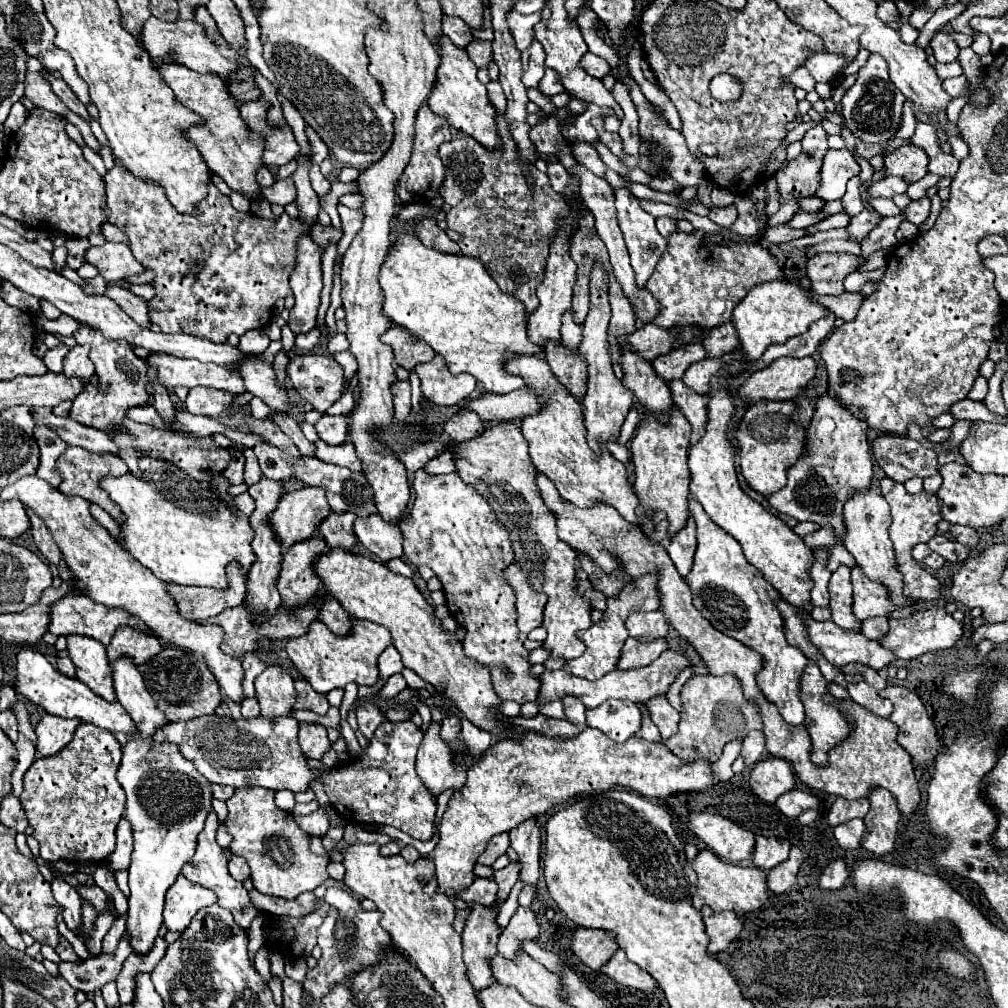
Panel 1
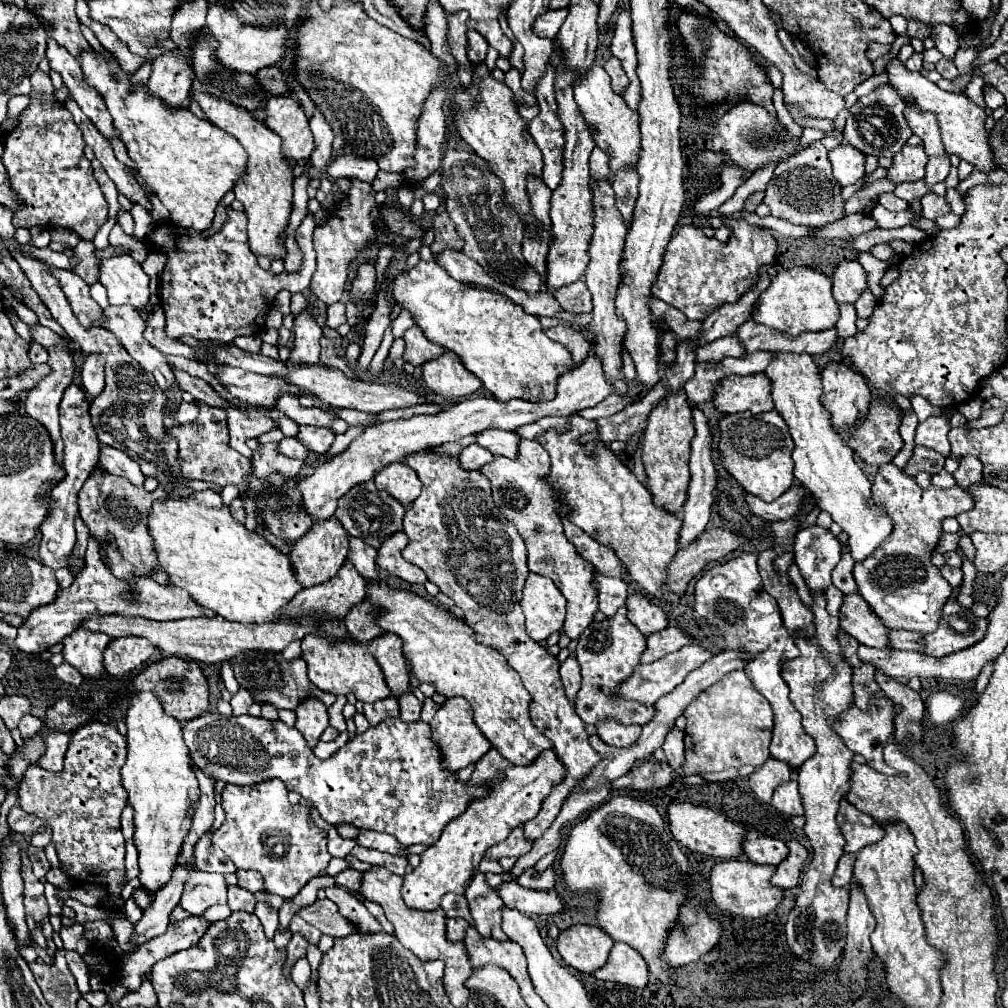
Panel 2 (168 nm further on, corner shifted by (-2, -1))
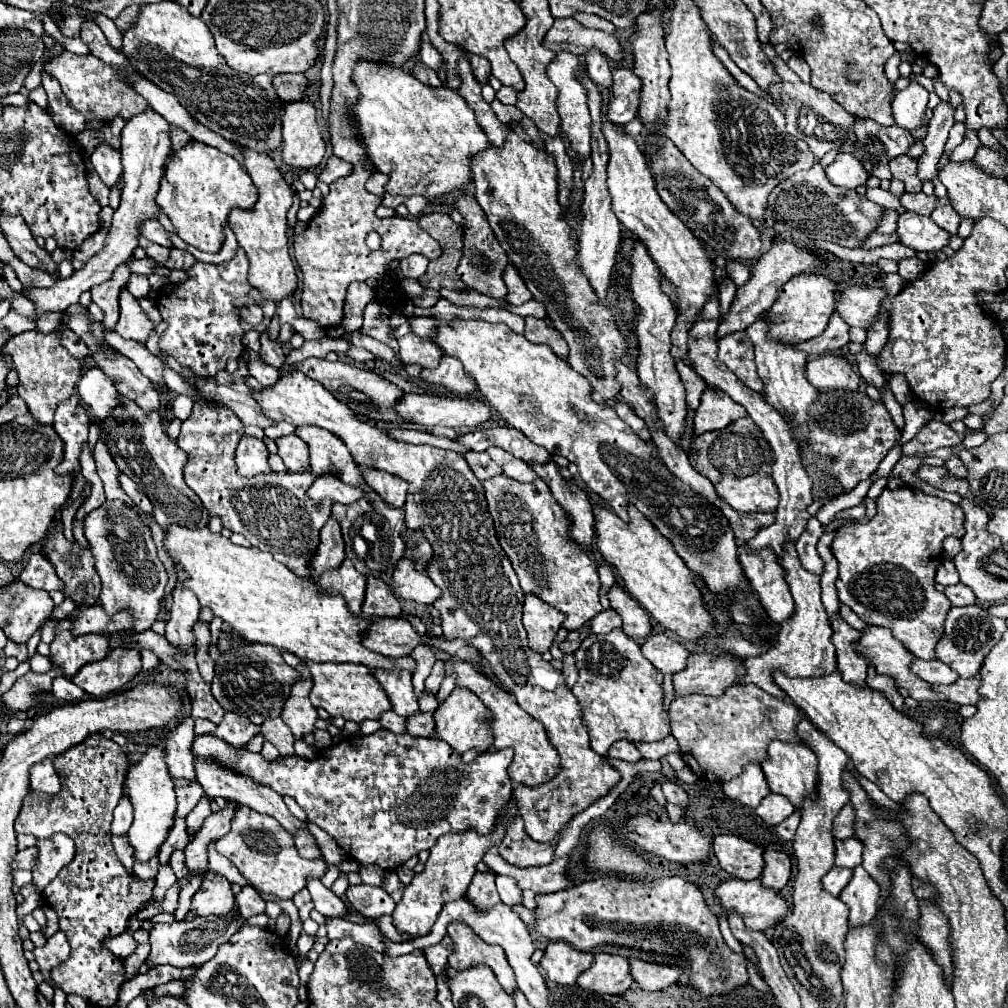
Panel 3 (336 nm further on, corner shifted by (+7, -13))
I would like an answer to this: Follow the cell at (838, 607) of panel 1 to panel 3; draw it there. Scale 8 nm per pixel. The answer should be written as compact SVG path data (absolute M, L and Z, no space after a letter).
M867 625L861 631L861 637L855 643L855 651L859 651L859 655L863 655L863 659L871 665L875 665L875 669L883 675L893 677L893 681L897 683L897 687L903 687L909 691L909 697L913 697L915 701L939 701L943 699L943 695L935 695L935 691L931 691L931 685L923 679L919 679L915 673L909 671L909 663L911 659L915 659L897 639L893 639L891 631L883 629L883 627L875 627L875 625Z

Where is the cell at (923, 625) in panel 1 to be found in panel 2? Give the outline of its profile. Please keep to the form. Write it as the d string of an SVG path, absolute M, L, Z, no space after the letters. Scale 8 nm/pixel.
M948 599L938 629L924 637L924 653L932 657L952 655L976 645L978 639L984 639L986 629L988 619L976 617L970 607L966 609L956 599Z

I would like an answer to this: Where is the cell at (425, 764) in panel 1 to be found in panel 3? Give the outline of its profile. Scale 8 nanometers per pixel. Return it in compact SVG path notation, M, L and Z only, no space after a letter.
M465 687L453 689L453 693L437 707L433 717L435 717L435 735L433 737L449 743L453 751L465 753L469 749L475 749L477 753L485 753L491 749L491 731L487 727L487 719L491 719L491 715L487 715L487 709L483 707L483 703L479 703L479 699L473 691L469 691Z

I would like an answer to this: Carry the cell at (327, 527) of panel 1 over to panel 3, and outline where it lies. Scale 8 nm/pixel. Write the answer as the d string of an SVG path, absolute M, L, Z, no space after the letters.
M367 577L363 615L365 617L399 617L399 613L401 613L401 607L391 587L377 577Z

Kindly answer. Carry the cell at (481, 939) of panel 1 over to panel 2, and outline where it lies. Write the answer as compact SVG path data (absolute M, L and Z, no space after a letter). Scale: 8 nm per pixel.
M476 871L470 885L466 887L466 899L470 905L470 913L474 917L474 927L480 935L488 937L490 929L500 925L502 921L502 899L500 895L488 885L486 875Z

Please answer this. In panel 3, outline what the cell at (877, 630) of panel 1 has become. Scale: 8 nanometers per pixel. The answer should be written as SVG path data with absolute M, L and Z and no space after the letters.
M913 659L911 661L911 671L915 671L915 675L919 675L921 679L929 681L929 683L955 683L955 679L959 679L959 675L955 675L955 671L951 671L945 663L939 661L925 661L925 659Z

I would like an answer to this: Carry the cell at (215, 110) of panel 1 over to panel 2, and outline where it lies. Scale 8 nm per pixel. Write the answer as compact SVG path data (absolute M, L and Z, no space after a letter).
M192 93L192 99L196 99L202 107L202 111L208 115L208 119L230 133L232 137L238 139L238 143L246 149L250 155L246 173L240 177L240 181L234 187L236 199L244 205L244 213L248 215L248 243L252 247L252 253L256 257L268 257L270 261L274 259L284 259L286 257L286 247L280 245L280 235L284 233L292 209L292 183L294 183L294 173L286 159L280 153L280 137L256 121L248 111L234 107L228 101L216 99L208 93Z

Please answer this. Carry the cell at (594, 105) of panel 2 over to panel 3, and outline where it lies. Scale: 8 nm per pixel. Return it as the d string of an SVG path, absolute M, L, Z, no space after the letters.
M607 121L607 143L609 143L609 163L607 163L607 187L613 197L611 209L617 215L617 219L629 229L639 235L639 239L645 243L649 255L659 265L661 273L677 285L679 289L679 315L677 325L671 333L671 355L675 361L685 359L687 351L687 331L691 329L691 321L701 311L705 299L711 297L715 287L713 277L713 261L711 257L701 249L699 239L683 225L683 221L673 215L673 211L661 201L655 181L651 175L651 169L645 161L643 151L639 149L635 137L631 137L625 127L615 125Z

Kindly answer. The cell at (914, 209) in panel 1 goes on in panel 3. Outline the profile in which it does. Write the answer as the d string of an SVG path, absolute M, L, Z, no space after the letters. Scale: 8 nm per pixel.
M951 203L935 207L933 213L931 213L931 219L933 219L941 229L945 229L945 231L951 233L951 235L957 233L957 227L959 227L959 223L961 223L961 217L959 217L959 213L951 207Z

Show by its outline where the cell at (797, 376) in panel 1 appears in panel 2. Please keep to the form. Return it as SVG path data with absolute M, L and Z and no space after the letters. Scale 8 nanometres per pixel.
M764 373L740 377L724 377L714 391L714 407L720 413L764 413L772 411L772 395L770 381Z

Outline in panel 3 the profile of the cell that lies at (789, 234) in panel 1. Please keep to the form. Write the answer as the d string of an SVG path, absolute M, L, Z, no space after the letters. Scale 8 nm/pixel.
M873 231L873 233L869 233L869 235L861 241L859 247L863 247L863 249L873 249L873 247L881 247L881 245L887 245L887 243L897 243L897 235L895 235L895 233L893 233L893 235L881 235L881 233Z

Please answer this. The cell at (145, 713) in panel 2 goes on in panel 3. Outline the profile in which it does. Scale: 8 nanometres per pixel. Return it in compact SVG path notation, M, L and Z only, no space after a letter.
M147 747L141 753L141 759L137 763L129 763L127 777L123 783L123 791L129 797L129 803L135 809L135 819L129 829L129 843L133 847L133 859L139 863L147 863L151 857L157 857L161 851L161 845L167 841L169 831L173 827L175 811L177 811L177 795L175 795L175 783L169 775L169 767L165 763L167 751L163 747Z

